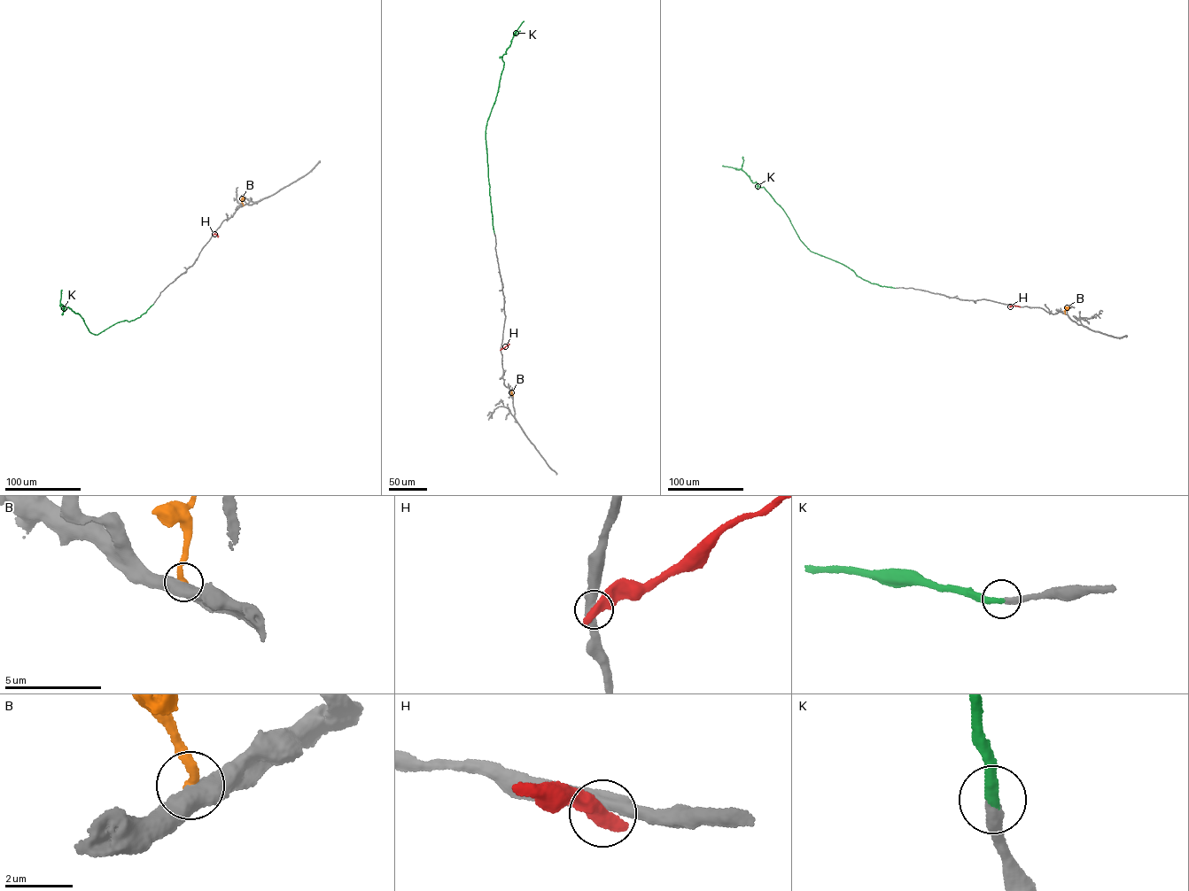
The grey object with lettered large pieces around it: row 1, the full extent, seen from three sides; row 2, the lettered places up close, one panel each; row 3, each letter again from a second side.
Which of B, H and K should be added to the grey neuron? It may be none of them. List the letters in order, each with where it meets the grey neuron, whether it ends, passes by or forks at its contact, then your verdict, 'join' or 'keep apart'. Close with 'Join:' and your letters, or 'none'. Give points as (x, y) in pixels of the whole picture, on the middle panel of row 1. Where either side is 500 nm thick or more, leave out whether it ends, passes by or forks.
B: meets grey at (510, 394); keep apart
H: meets grey at (501, 349); keep apart
K: meets grey at (493, 233); it ends there; join
Join: K

